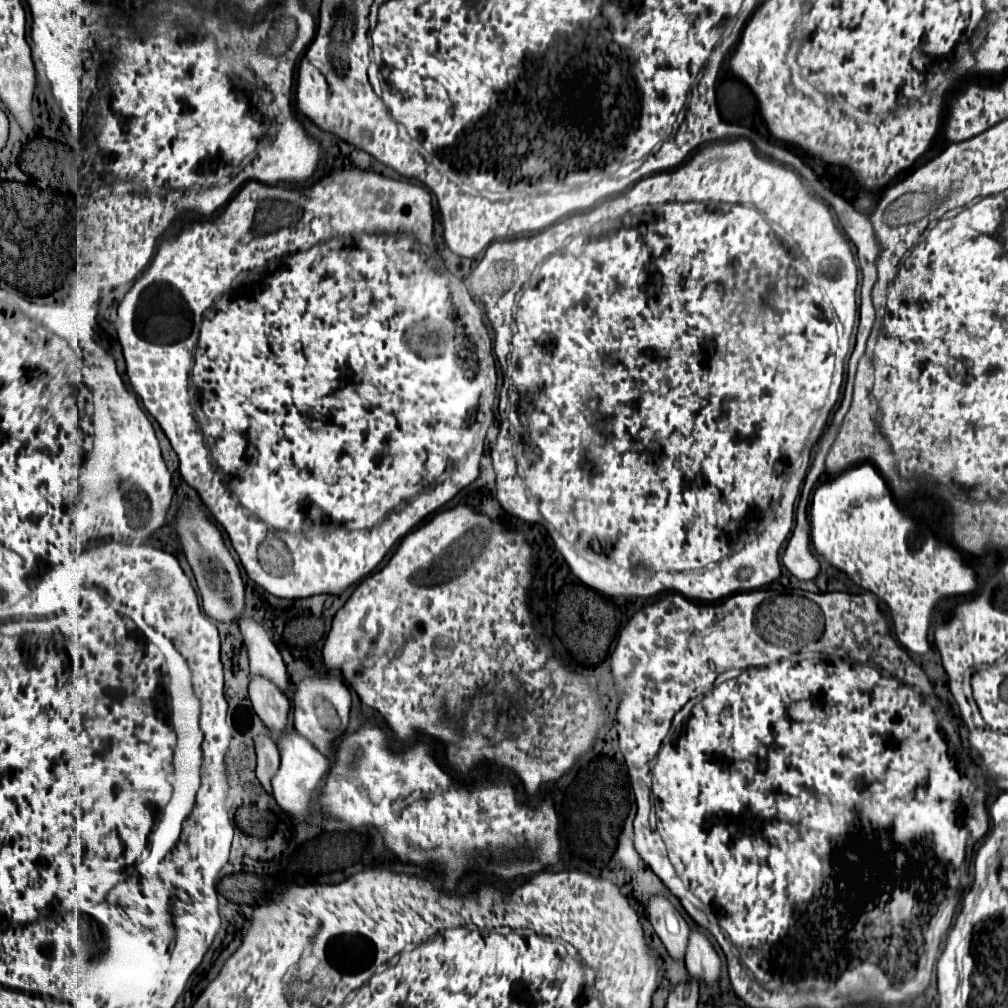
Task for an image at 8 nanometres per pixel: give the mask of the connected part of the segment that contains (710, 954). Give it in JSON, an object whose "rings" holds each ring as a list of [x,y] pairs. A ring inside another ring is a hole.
{"rings":[[[692,929],[688,949],[686,949],[686,969],[690,977],[702,979],[708,985],[714,983],[720,975],[720,957],[710,943],[710,939],[700,933],[698,929]]]}

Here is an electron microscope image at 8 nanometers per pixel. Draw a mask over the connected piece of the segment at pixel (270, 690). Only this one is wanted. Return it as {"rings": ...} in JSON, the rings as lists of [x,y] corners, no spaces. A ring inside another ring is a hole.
{"rings":[[[252,675],[248,695],[256,715],[264,721],[270,731],[282,731],[288,719],[290,701],[284,697],[280,687],[262,675]]]}

